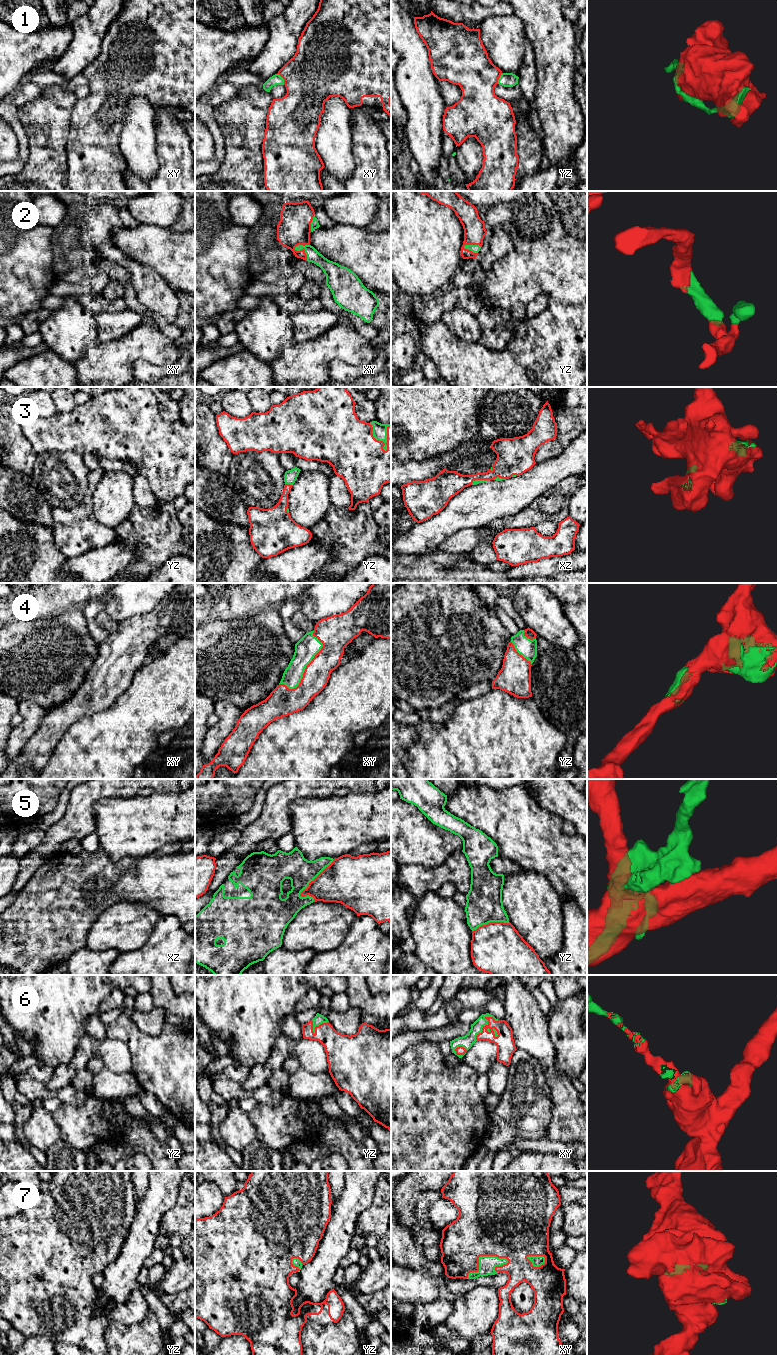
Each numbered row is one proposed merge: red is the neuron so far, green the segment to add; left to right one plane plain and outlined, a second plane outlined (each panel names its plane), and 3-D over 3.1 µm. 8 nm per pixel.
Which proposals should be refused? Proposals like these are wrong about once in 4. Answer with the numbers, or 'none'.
1, 5

